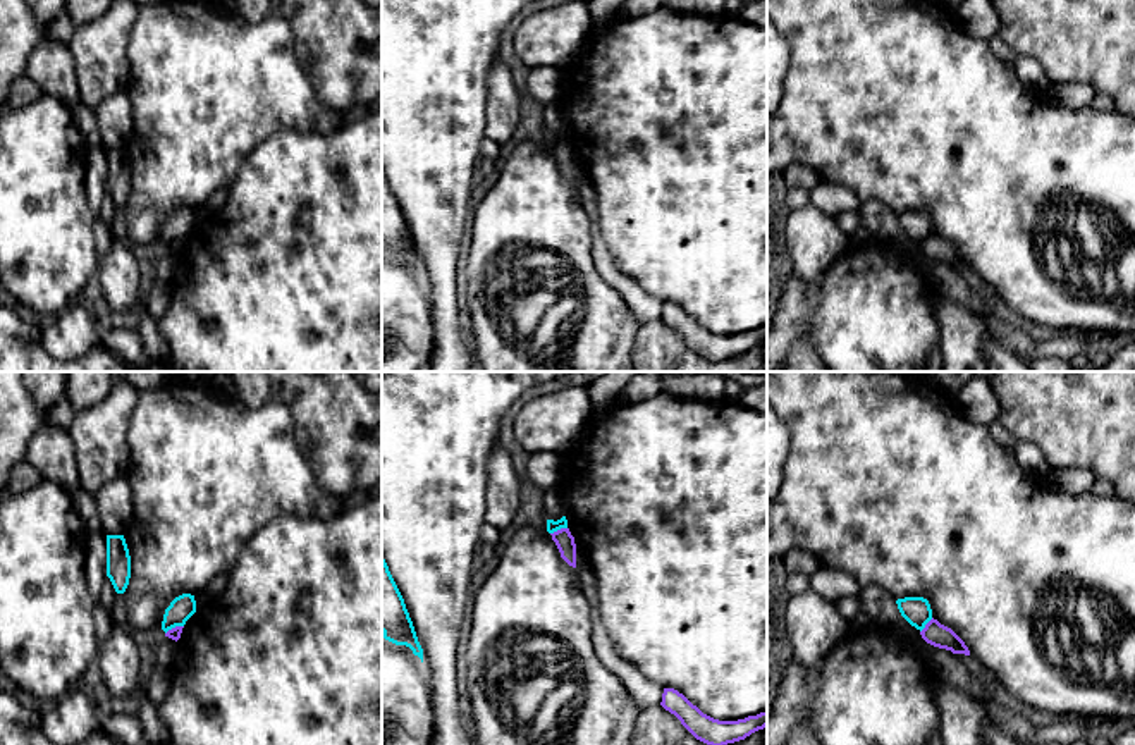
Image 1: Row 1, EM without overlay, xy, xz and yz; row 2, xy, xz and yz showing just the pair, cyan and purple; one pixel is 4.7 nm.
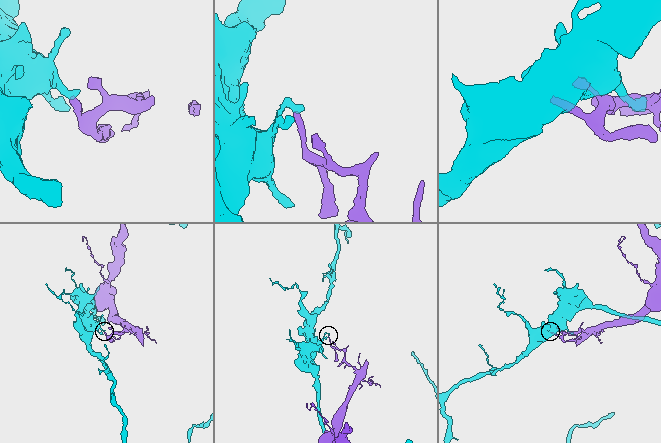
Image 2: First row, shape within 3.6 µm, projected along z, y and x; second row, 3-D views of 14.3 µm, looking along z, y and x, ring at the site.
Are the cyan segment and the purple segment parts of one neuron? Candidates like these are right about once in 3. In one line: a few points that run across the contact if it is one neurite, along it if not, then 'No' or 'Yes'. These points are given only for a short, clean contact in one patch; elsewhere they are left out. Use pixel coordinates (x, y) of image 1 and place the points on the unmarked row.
Line: xz (566, 141), (551, 148). No

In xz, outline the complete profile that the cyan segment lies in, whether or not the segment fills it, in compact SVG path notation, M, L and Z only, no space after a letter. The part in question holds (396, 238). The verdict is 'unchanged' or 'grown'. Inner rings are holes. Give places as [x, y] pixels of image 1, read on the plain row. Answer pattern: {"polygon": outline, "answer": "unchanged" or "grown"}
{"polygon": "M382 170L382 248L383 253L406 260L423 277L423 263L418 256L413 236L406 224L404 213L389 186L389 181Z", "answer": "unchanged"}

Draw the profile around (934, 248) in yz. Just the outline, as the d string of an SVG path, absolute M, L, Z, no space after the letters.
M930 234L920 246L922 253L939 263L951 265L953 268L970 270L965 256L948 241L941 239L937 234Z

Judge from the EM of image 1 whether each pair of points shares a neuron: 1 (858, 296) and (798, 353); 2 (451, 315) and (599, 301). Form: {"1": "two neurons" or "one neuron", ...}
{"1": "two neurons", "2": "two neurons"}

